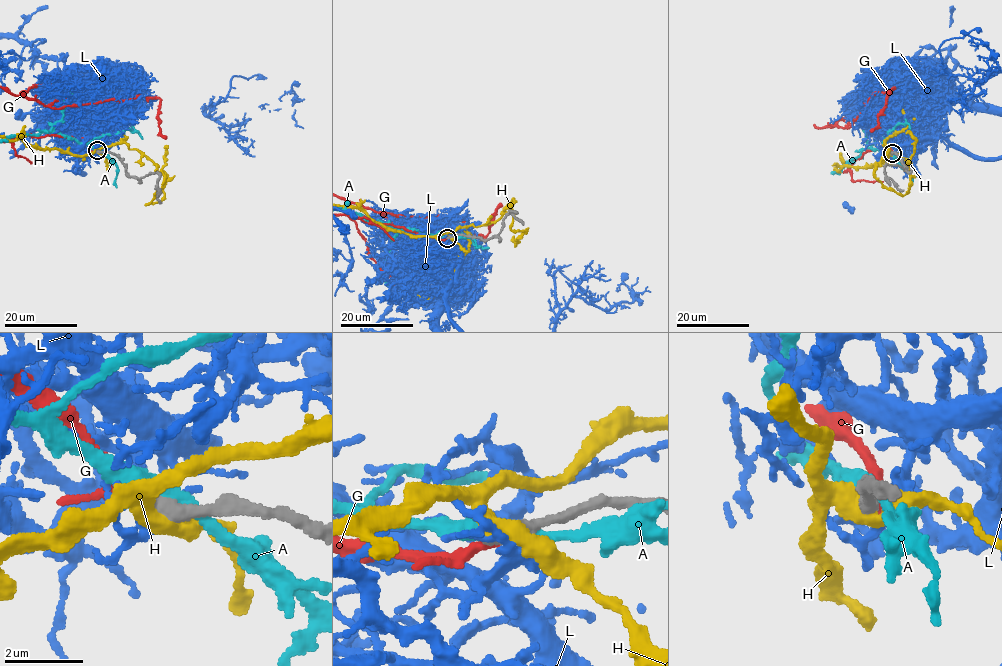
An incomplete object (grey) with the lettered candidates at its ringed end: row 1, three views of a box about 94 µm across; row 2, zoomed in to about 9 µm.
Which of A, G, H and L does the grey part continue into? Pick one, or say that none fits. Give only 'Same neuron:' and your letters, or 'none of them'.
Same neuron: G

